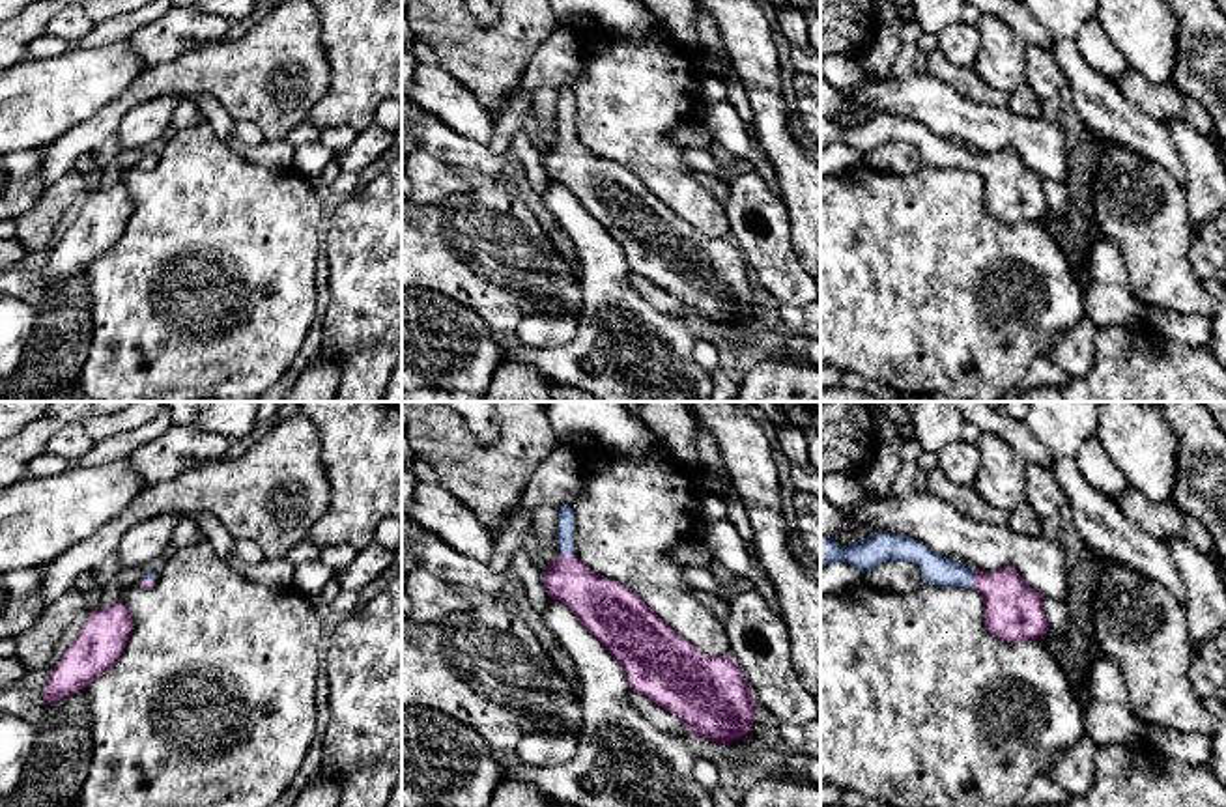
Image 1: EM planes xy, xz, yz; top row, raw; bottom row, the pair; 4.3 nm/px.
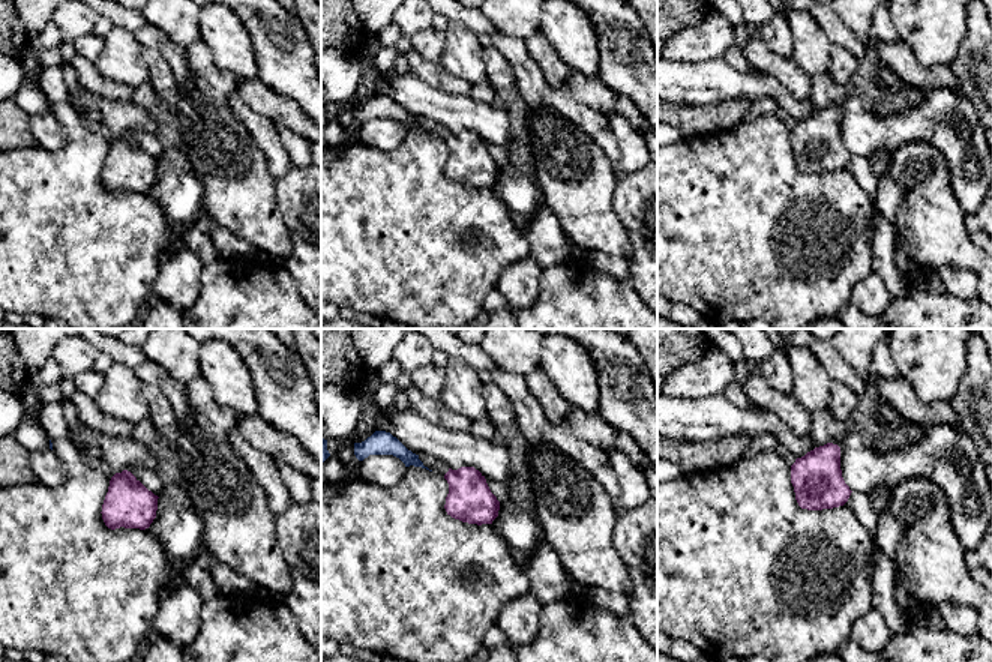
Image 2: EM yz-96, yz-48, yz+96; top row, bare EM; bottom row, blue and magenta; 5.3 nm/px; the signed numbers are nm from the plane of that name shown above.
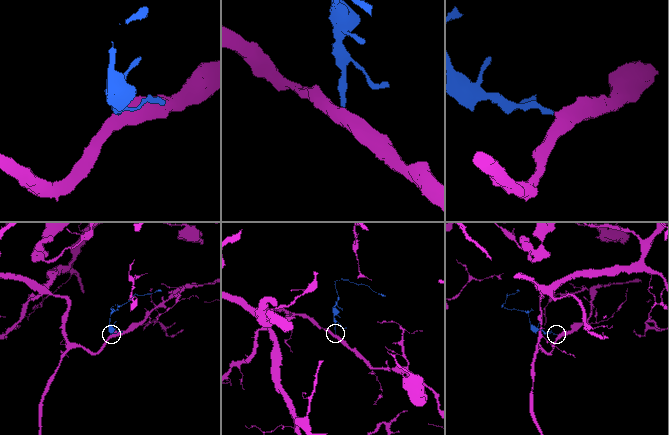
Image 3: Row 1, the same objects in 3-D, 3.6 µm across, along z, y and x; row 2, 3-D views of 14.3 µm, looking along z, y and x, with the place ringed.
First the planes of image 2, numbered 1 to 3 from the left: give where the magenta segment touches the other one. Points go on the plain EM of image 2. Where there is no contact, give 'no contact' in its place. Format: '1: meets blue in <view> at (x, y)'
1: no contact
2: no contact
3: no contact

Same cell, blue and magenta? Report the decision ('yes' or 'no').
yes

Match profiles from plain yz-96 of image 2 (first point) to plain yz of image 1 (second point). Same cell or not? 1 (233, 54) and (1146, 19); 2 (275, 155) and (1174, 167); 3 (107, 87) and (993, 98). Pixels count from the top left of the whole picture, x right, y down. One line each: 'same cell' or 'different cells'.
1: same cell
2: same cell
3: same cell

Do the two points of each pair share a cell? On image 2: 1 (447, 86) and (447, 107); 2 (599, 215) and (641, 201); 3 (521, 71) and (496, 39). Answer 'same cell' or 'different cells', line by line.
1: different cells
2: different cells
3: same cell

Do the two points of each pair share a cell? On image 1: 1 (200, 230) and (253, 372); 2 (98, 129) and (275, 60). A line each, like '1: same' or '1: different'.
1: same
2: same

